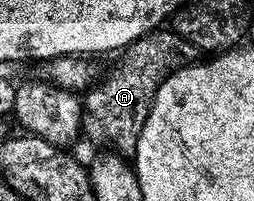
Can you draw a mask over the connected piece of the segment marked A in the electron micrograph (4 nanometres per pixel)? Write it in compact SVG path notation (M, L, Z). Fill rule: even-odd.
M160 27L143 34L122 50L119 65L111 69L107 78L104 76L94 87L86 90L82 98L83 127L91 141L99 145L107 145L108 150L119 155L134 154L137 139L141 139L141 127L145 127L145 119L149 119L149 111L153 107L155 93L178 69L196 64L200 60L201 50L189 39L177 35L174 28Z

